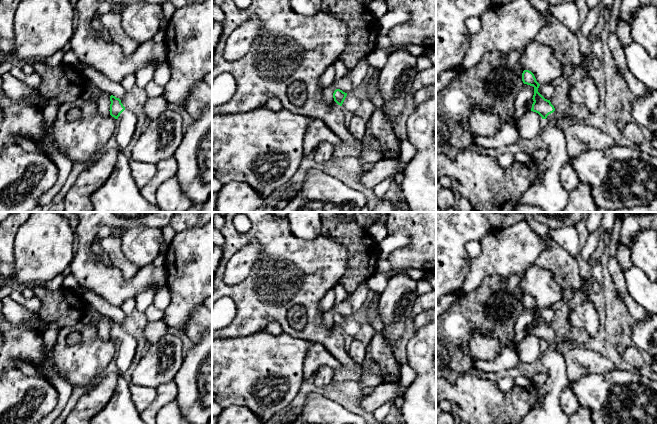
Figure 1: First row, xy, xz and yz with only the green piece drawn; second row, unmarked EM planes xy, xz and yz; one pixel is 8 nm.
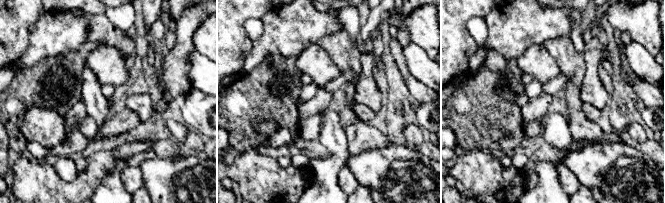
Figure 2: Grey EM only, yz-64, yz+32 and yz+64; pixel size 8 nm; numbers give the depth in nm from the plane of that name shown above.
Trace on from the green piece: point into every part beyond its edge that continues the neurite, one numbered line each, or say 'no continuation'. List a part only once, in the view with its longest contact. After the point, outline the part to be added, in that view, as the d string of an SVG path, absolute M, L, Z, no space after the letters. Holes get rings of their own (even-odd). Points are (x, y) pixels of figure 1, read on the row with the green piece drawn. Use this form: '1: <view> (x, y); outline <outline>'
1: yz (547, 193); outline M555 111L543 119L540 138L548 147L548 155L537 162L537 181L521 196L520 204L531 204L543 212L562 212L570 192L561 183L561 169L569 163L564 131L560 128Z

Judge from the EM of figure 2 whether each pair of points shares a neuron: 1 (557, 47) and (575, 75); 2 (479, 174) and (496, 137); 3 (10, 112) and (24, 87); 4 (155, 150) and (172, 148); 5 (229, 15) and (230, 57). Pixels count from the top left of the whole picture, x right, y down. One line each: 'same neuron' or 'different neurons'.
1: same neuron
2: different neurons
3: same neuron
4: same neuron
5: same neuron

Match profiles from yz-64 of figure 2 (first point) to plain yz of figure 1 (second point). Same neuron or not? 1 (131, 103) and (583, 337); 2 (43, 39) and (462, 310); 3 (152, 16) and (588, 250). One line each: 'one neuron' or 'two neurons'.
1: two neurons
2: two neurons
3: two neurons

